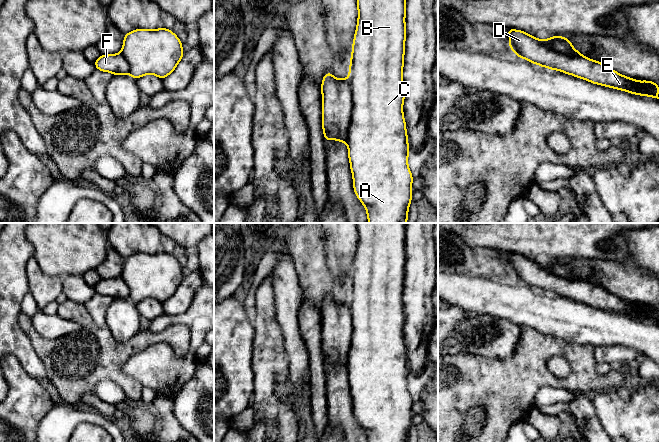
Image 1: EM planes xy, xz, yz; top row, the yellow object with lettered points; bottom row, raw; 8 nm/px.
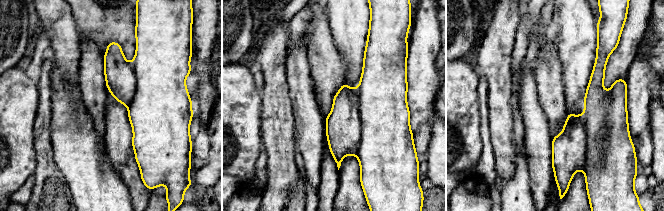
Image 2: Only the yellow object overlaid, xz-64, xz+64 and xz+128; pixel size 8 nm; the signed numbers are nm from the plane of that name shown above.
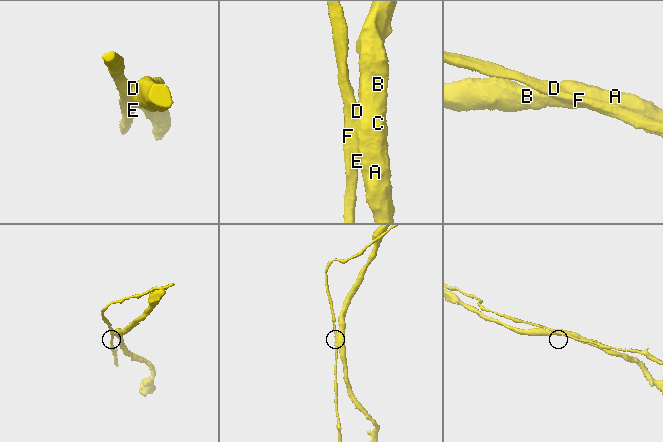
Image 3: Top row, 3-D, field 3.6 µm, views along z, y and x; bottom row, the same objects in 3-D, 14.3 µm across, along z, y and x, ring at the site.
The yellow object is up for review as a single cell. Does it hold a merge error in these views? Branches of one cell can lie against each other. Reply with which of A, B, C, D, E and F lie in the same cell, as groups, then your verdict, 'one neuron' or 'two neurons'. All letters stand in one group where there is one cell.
groups A B C D E F; one neuron

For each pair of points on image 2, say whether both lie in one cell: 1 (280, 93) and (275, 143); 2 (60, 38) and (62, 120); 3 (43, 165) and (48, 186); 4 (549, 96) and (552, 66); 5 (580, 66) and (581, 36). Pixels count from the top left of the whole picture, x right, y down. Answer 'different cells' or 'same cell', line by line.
1: same cell
2: different cells
3: same cell
4: same cell
5: same cell

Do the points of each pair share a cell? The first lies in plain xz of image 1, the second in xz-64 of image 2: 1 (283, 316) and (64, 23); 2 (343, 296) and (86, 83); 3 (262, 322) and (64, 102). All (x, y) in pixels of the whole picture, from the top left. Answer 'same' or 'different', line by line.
1: same
2: different
3: different

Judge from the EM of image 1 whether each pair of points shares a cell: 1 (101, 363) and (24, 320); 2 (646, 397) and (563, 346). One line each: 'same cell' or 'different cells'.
1: same cell
2: different cells

